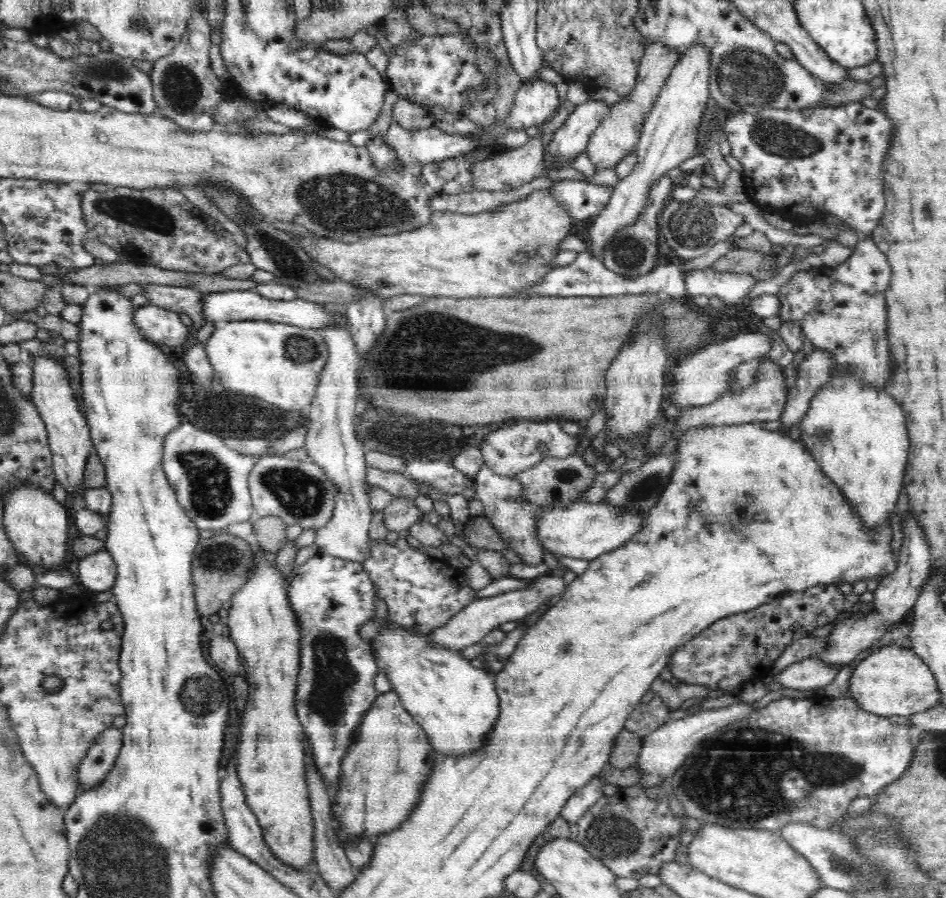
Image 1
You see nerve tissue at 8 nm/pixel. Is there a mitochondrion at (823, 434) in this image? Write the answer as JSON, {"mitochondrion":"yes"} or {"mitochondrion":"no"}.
{"mitochondrion":"yes"}

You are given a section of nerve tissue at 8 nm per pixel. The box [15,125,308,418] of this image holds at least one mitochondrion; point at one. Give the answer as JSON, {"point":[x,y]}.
{"point":[142,214]}

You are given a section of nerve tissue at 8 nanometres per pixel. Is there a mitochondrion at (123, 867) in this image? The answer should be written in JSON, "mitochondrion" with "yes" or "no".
{"mitochondrion":"yes"}

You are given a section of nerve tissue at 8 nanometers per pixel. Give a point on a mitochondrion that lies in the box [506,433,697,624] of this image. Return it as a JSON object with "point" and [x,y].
{"point":[645,487]}

